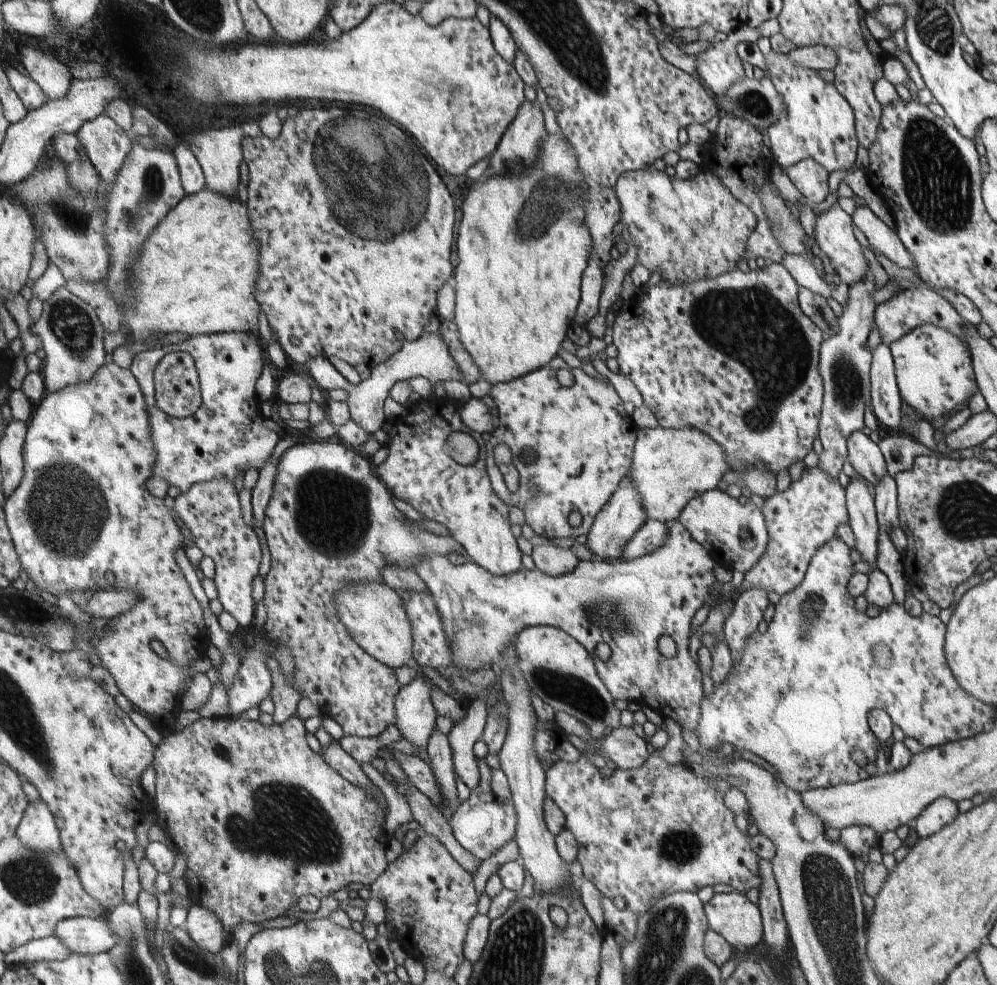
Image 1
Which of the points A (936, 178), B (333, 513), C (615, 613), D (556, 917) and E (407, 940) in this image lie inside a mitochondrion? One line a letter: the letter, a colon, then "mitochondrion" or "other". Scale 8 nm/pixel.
A: mitochondrion
B: mitochondrion
C: mitochondrion
D: mitochondrion
E: other

